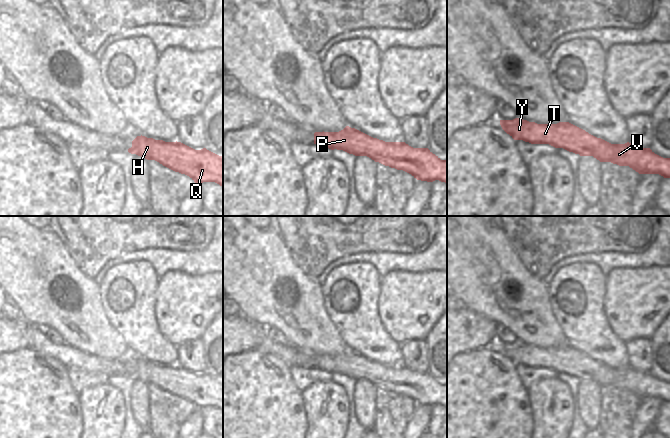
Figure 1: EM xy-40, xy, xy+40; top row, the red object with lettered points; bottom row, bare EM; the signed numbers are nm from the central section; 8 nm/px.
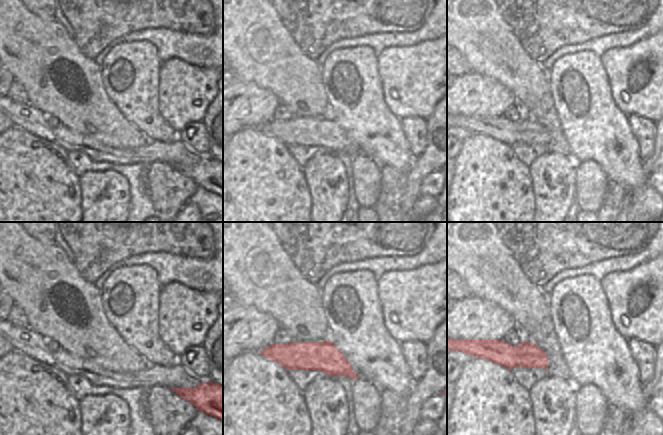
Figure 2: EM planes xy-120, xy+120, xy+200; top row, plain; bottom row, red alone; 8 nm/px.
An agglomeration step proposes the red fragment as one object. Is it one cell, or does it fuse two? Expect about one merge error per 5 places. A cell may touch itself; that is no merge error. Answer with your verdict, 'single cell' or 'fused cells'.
single cell

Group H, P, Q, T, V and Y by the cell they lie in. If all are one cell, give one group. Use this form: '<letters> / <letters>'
H P Q T V Y

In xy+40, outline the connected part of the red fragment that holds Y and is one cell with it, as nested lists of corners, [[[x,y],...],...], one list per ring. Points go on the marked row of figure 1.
[[[521,118],[500,120],[502,129],[514,140],[531,144],[549,144],[580,156],[593,156],[600,162],[629,166],[639,174],[659,174],[670,178],[670,158],[639,148],[629,142],[611,144],[569,123],[537,124]]]

